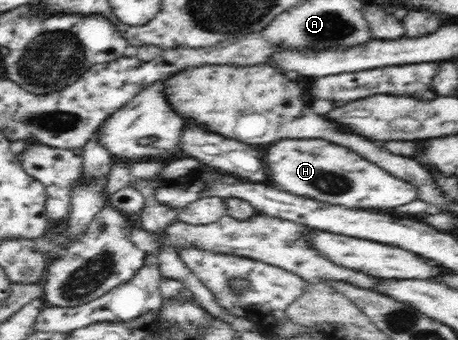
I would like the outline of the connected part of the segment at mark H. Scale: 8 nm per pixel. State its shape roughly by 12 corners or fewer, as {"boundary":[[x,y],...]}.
{"boundary":[[328,140],[266,150],[282,190],[346,208],[388,210],[413,184]]}

